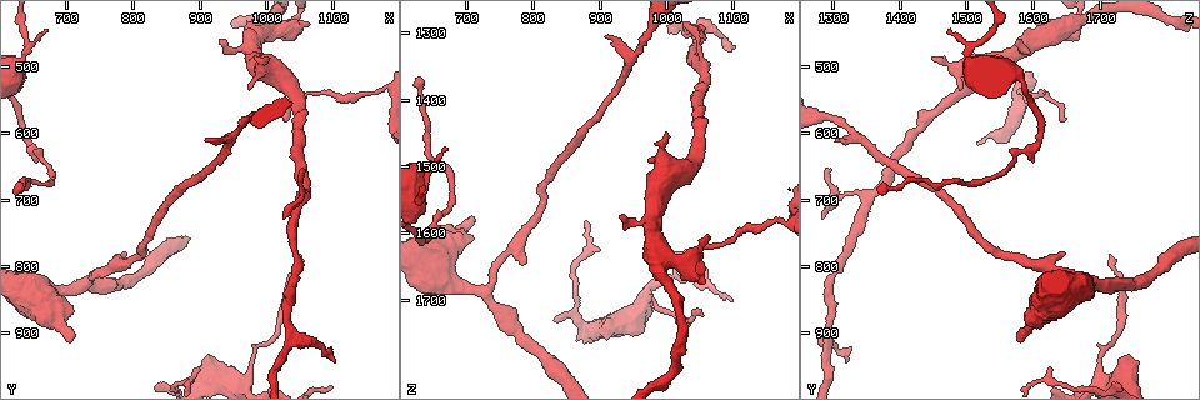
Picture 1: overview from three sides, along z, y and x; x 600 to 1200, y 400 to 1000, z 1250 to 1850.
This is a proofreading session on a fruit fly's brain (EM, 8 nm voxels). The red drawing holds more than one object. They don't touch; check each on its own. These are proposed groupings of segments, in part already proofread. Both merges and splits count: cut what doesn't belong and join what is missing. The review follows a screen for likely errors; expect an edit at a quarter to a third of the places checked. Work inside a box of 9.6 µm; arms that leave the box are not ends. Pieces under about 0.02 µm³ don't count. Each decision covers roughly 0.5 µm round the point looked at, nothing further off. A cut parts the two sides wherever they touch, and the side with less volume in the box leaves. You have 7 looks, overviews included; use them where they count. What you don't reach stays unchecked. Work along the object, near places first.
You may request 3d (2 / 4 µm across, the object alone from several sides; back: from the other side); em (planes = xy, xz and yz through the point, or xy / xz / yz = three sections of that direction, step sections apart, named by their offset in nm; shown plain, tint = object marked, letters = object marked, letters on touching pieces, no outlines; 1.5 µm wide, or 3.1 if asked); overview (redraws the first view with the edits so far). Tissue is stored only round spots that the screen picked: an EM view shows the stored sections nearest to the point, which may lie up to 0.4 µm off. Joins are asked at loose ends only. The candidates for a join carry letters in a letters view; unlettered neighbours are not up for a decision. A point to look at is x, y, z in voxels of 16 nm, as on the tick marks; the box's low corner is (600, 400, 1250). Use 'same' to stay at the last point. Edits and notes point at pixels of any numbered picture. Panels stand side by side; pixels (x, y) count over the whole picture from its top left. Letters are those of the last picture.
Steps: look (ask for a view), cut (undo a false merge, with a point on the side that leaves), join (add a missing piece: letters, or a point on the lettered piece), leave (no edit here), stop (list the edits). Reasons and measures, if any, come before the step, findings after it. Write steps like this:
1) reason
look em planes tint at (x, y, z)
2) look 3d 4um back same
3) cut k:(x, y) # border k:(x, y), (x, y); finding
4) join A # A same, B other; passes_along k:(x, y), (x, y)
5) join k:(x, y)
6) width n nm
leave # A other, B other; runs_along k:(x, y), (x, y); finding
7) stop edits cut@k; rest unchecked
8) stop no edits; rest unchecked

an open end
look 3d 2um at (1030, 580, 1640)

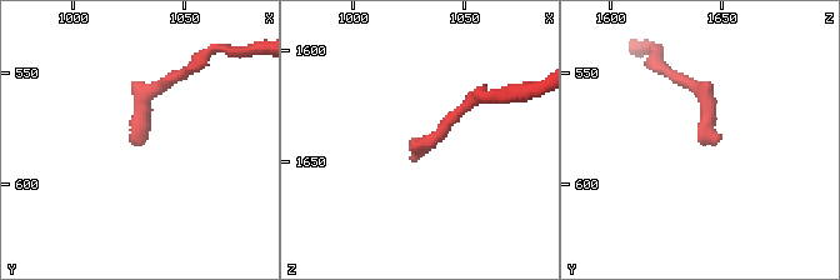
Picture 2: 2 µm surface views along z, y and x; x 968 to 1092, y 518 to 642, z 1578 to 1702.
look em planes letters at (1028, 581, 1642)

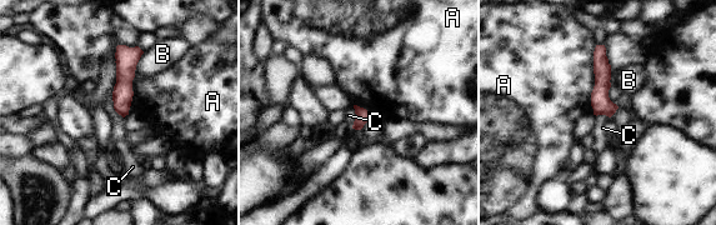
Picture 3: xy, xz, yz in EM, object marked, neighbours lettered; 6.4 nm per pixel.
leave # A other, B other, C other; runs_along 3:(601, 48), (601, 103), (609, 113); none of them fits

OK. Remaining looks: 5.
long arm stops here
look 3d 2um at (1050, 780, 1710)

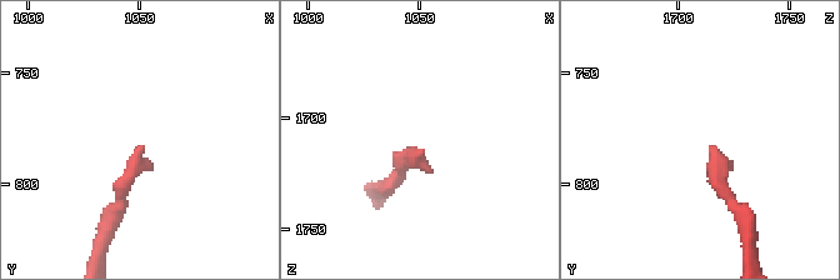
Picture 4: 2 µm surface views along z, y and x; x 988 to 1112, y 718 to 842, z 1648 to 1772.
look em xz step 8 tint at (1051, 783, 1714)

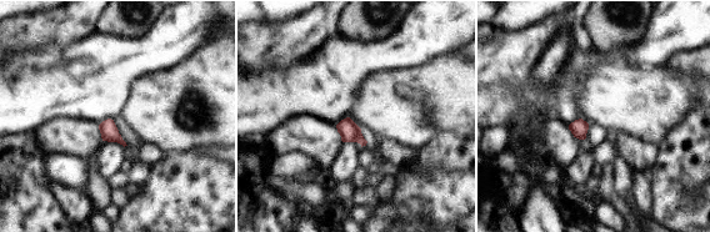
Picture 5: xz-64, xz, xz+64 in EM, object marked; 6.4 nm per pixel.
look em planes letters same

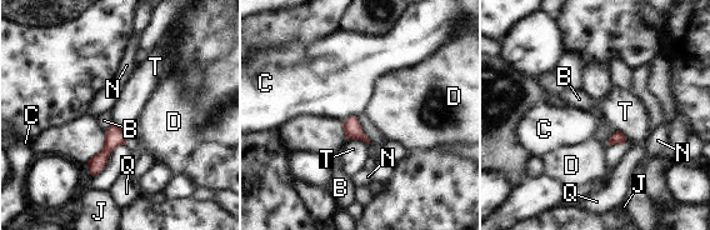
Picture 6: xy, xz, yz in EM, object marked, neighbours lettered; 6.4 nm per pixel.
leave # B other, C other, D other, J other, N other, Q other, T other; border 6:(355, 116), (349, 116), (343, 123); no lettered piece goes on from it

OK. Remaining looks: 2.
stops while still wide
look em planes letters at (705, 910, 1580)

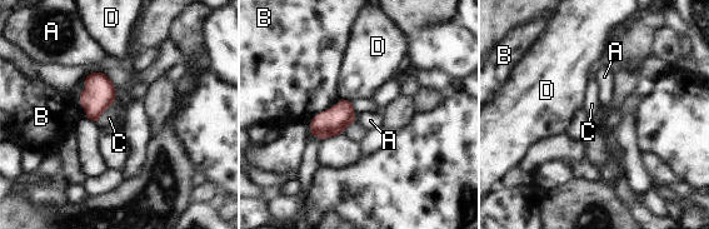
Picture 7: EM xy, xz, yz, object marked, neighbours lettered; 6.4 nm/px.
leave # A other, B other, C other, D other; border 7:(115, 99), (96, 122); no lettered piece goes on from it

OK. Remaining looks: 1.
stop no edits; rest unchecked

